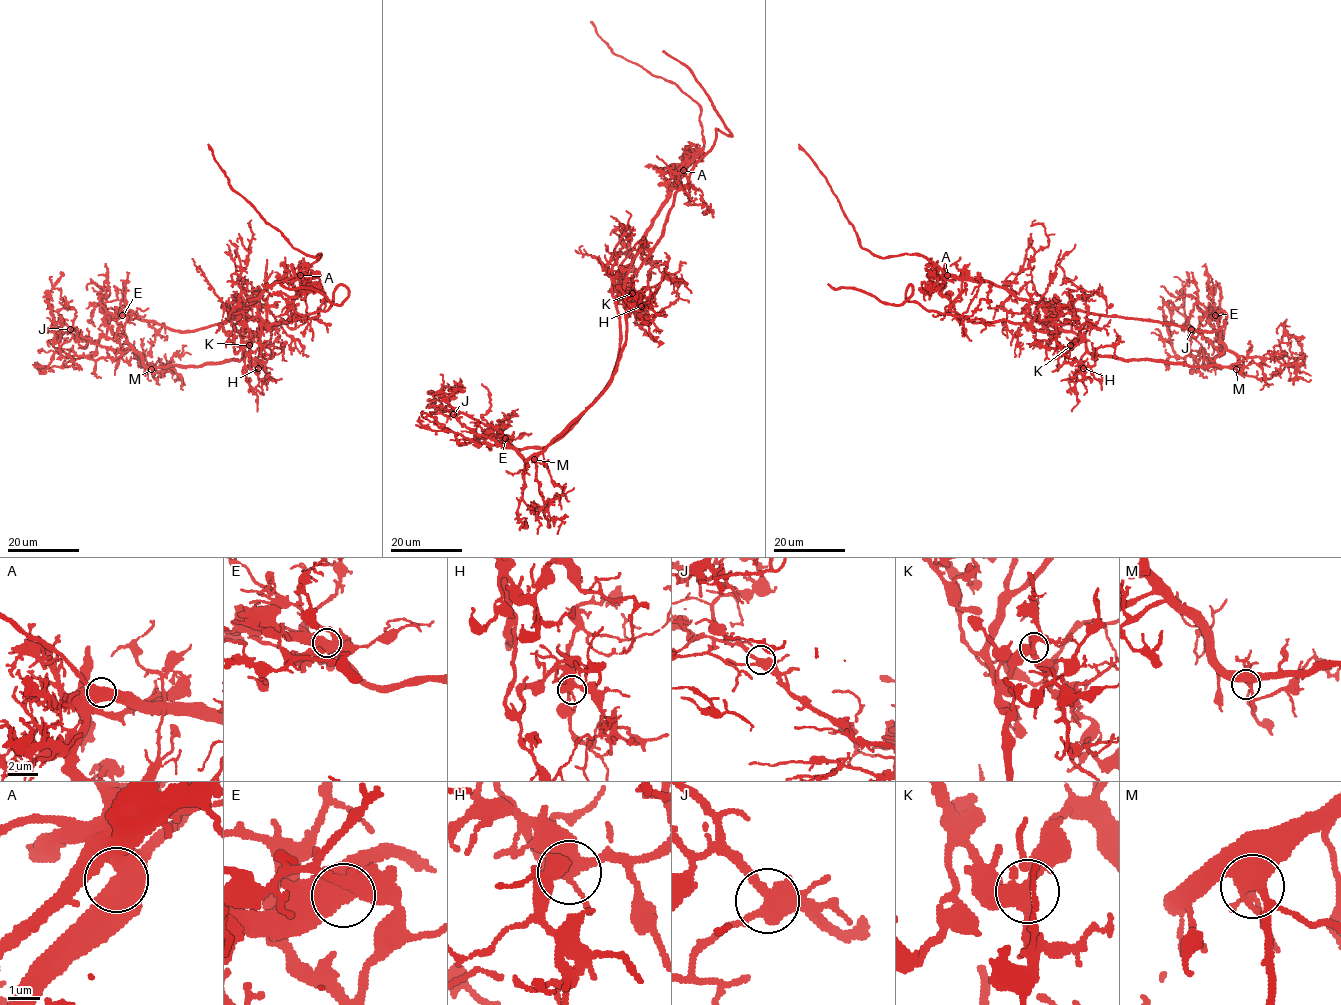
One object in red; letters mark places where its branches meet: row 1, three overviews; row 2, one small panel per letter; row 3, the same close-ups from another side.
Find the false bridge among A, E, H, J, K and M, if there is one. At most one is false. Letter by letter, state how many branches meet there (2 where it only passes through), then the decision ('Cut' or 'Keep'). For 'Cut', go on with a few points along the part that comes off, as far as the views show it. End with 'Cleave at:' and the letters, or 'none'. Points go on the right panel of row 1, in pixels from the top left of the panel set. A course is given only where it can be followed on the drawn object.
A: Branches: 4. Keep
E: Branches: 4. Cut. Course of the part to remove: (1216, 315), (1225, 313), (1218, 330), (1196, 331), (1094, 315), (956, 279), (922, 256), (874, 256), (798, 144)
H: Branches: 4. Keep
J: Branches: 4. Keep
K: Branches: 4. Keep
M: Branches: 4. Keep
Cleave at: E

